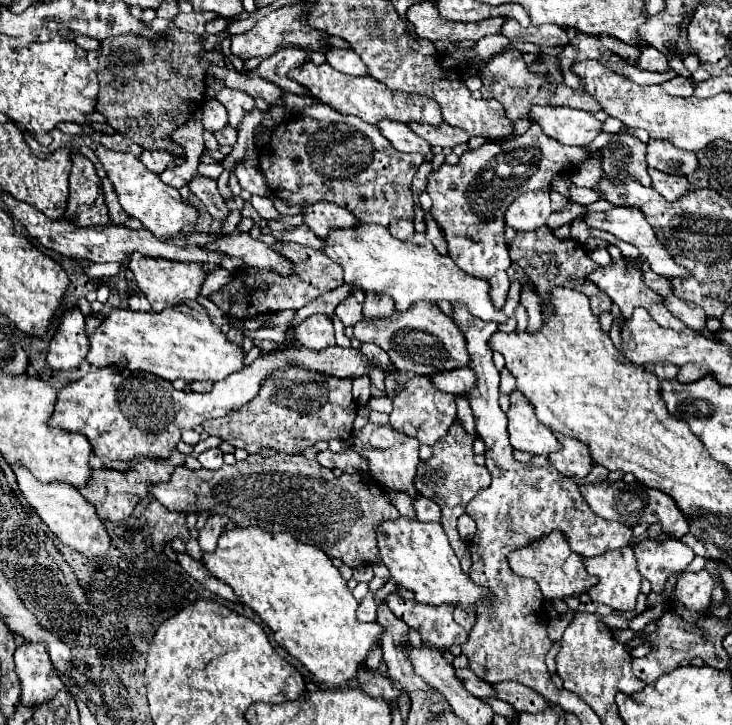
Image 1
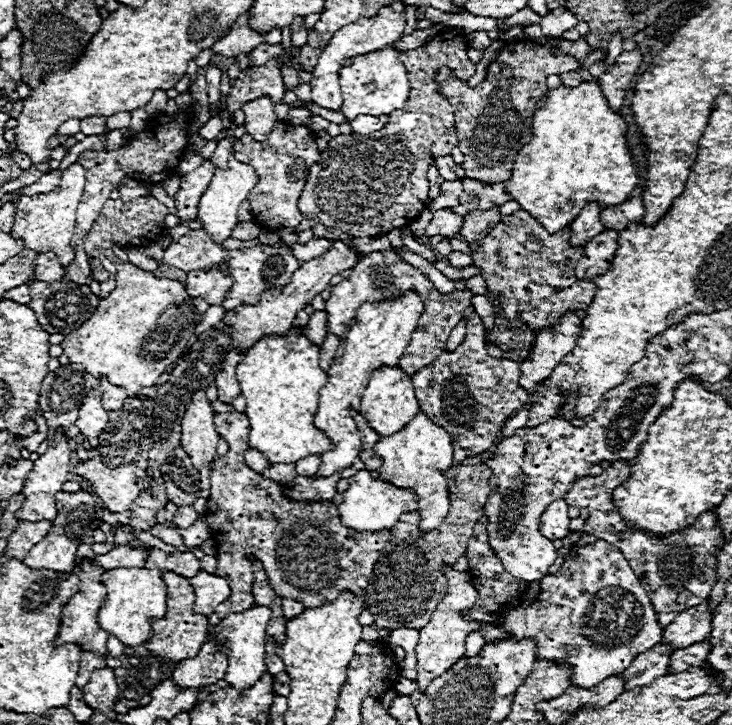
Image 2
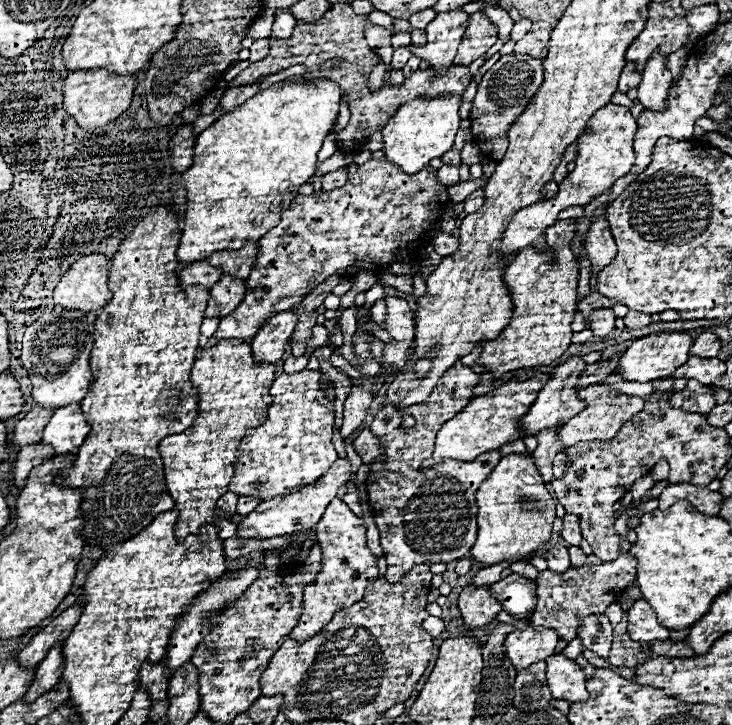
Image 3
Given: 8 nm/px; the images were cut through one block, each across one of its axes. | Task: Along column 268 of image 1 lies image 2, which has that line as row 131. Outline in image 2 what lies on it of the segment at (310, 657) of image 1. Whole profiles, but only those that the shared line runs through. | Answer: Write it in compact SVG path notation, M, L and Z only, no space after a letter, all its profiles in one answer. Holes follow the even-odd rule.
M596 80L582 82L578 88L560 86L548 90L542 98L542 110L536 110L532 118L532 140L522 148L522 152L518 152L512 168L512 178L504 182L506 192L512 196L512 200L520 202L522 210L540 220L548 232L562 230L590 202L610 206L628 200L634 186L640 182L640 166L630 152L626 130L626 120L610 108Z

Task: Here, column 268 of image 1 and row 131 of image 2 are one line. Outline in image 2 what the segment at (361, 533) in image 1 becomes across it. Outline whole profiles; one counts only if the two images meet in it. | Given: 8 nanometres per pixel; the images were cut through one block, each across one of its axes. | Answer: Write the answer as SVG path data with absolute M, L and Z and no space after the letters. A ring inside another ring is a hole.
M514 40L514 42L506 42L500 52L498 58L490 64L490 70L484 78L482 84L478 84L476 88L470 88L466 84L466 80L458 80L454 74L450 74L448 68L440 68L436 74L436 84L442 92L442 96L454 106L454 114L456 114L456 132L458 132L458 148L462 150L464 156L464 172L466 176L474 178L474 180L482 180L484 184L496 184L496 182L506 182L512 176L512 164L516 154L522 150L524 144L530 142L532 138L532 116L536 110L536 104L542 96L546 96L546 76L550 74L562 74L562 72L572 72L578 70L580 62L574 56L564 56L564 54L552 54L548 44L536 44L530 40Z

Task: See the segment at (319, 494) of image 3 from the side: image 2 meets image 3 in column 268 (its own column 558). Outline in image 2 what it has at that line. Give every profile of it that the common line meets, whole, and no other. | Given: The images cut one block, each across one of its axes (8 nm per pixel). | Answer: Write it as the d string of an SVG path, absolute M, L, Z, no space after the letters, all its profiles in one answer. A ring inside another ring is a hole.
M554 500L548 510L540 516L540 532L542 536L556 540L556 538L564 538L568 534L568 504L562 500Z

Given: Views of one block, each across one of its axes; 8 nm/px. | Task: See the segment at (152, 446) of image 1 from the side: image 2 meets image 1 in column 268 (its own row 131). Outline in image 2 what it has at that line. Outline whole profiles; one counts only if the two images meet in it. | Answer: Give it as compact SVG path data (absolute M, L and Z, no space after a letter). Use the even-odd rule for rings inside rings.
M358 116L350 122L350 126L356 134L366 134L368 136L376 130L382 130L386 122L388 122L388 116Z

